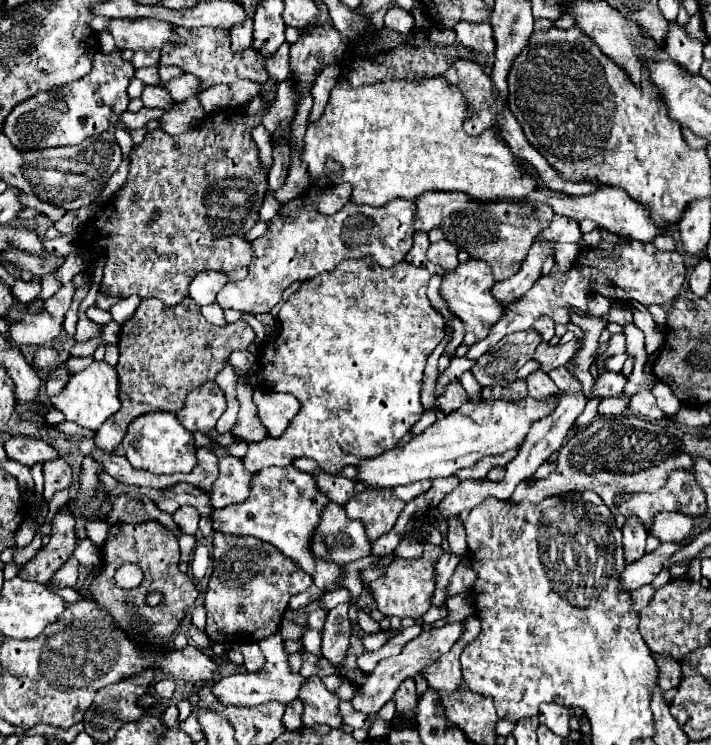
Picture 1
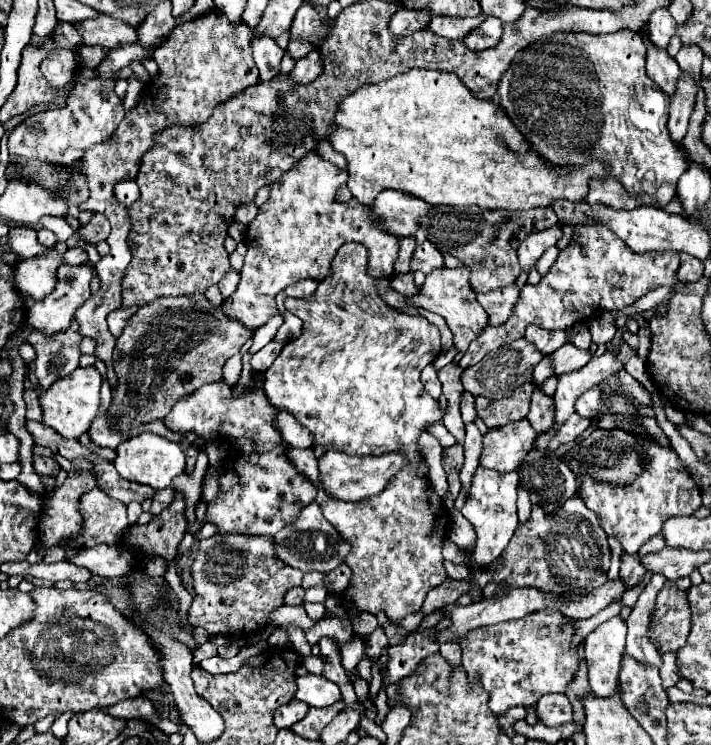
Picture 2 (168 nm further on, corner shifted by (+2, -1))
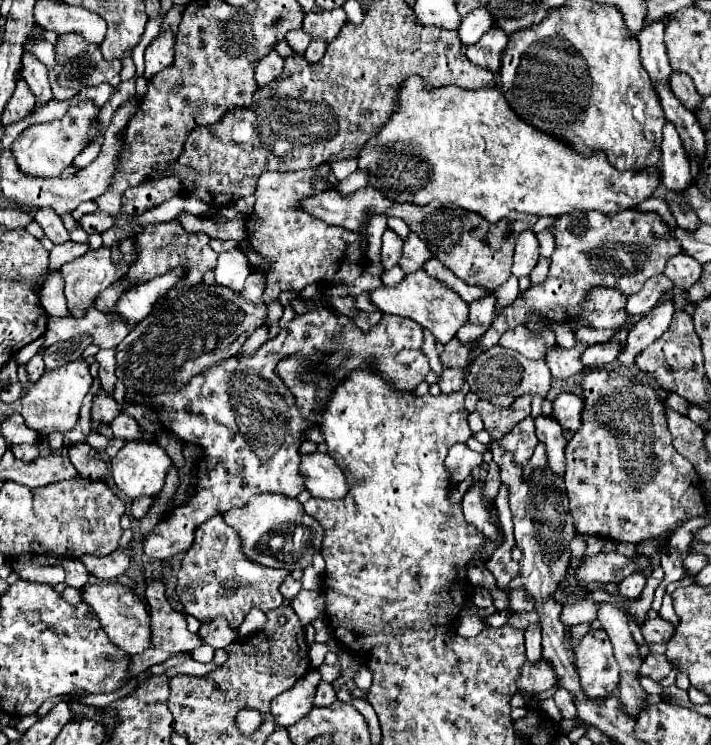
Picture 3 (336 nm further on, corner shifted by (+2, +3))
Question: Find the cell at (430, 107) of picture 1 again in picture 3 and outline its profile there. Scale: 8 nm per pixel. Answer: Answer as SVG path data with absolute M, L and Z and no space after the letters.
M410 77L402 89L400 89L400 99L398 99L398 107L394 117L388 119L388 123L382 127L382 131L378 135L372 137L372 141L368 141L364 145L364 149L360 151L358 157L358 167L360 169L368 169L370 171L370 185L382 193L386 193L386 197L390 197L396 203L412 203L412 205L426 205L430 201L444 201L444 203L456 203L458 207L466 209L466 211L474 211L478 215L482 215L486 221L496 223L500 219L504 219L510 211L520 211L520 213L530 213L530 215L538 215L538 217L558 217L564 213L572 213L572 211L600 211L606 215L614 215L618 211L624 209L632 209L638 207L644 199L650 199L652 193L656 191L658 183L660 183L660 169L642 169L642 173L620 173L616 171L604 153L594 153L590 157L584 157L580 153L576 153L568 143L562 143L562 139L558 137L550 137L538 129L534 129L532 125L528 125L526 121L522 121L508 105L508 101L502 97L502 91L498 87L482 87L476 91L468 91L462 87L438 87L438 89L426 89L422 85L420 77Z

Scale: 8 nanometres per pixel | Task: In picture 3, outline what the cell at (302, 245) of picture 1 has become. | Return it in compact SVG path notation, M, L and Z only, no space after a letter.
M322 163L316 169L296 171L296 173L264 173L256 185L256 205L246 217L246 235L250 245L272 263L268 271L268 281L264 289L264 301L270 303L278 299L282 291L304 289L312 283L352 283L362 275L366 267L366 257L362 253L362 237L356 231L346 231L322 223L308 213L300 211L296 205L302 197L314 195L312 177L322 177L330 173L330 167Z

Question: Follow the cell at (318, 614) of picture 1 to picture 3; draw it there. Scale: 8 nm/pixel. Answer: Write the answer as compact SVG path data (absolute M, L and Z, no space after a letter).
M300 591L290 607L298 615L302 625L310 625L316 617L324 615L324 593L322 591Z

